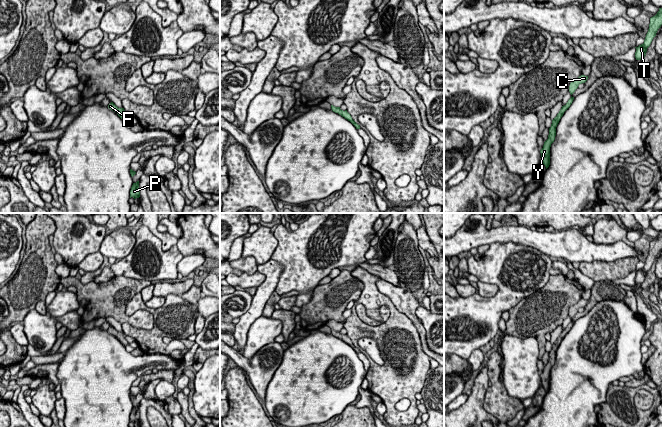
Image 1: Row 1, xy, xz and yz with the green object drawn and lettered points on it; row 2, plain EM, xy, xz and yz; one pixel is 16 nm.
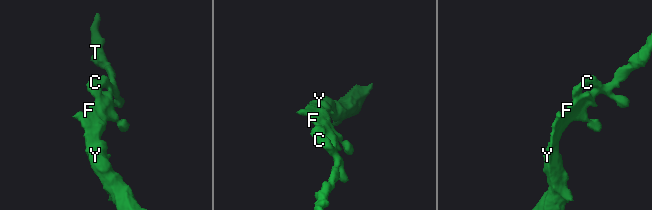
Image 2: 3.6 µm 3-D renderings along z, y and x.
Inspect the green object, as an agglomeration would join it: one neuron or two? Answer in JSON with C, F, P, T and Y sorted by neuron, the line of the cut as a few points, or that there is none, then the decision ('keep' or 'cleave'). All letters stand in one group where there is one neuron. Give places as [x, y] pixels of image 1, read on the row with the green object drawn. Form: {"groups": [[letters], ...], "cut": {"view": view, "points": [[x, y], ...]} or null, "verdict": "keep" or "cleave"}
{"groups": [["C", "F", "P", "T", "Y"]], "cut": null, "verdict": "keep"}

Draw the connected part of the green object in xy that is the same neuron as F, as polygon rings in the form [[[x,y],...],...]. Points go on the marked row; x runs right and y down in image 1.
[[[113,102],[108,105],[108,108],[118,114],[118,116],[126,123],[128,120],[127,116],[125,115],[124,108],[118,108]]]

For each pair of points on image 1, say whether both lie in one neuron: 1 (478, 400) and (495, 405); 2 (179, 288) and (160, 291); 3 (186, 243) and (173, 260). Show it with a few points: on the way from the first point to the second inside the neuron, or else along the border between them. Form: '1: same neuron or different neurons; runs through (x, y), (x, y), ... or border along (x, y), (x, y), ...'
1: different neurons; border along (488, 386), (485, 392), (484, 408), (494, 416)
2: same neuron; runs through (174, 288), (165, 288)
3: different neurons; border along (175, 245), (184, 256)

